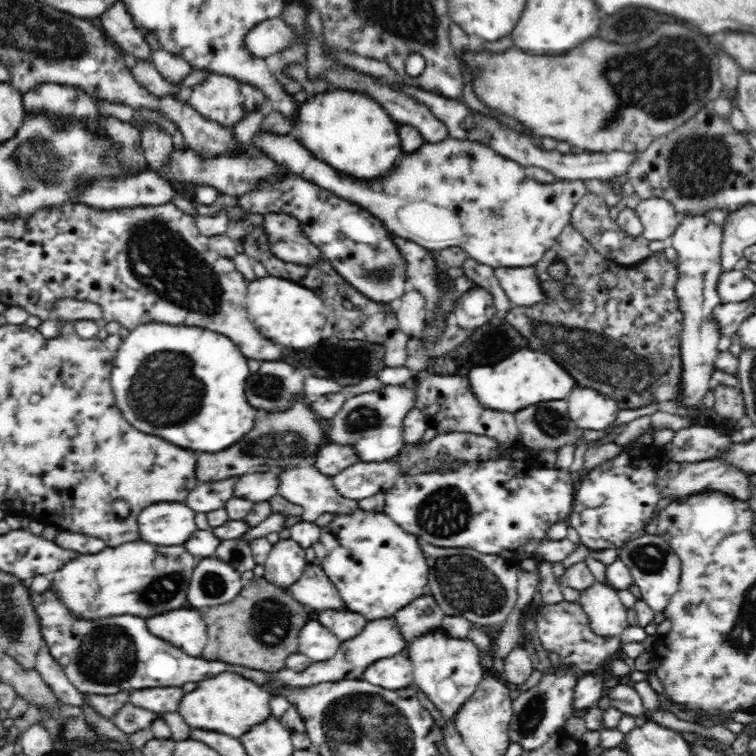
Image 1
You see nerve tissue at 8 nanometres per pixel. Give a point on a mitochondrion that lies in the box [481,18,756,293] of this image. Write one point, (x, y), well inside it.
(651, 80)

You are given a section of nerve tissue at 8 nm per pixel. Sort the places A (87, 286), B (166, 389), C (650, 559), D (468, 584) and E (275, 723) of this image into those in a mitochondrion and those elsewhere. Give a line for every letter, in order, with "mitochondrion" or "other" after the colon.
A: other
B: mitochondrion
C: mitochondrion
D: mitochondrion
E: other

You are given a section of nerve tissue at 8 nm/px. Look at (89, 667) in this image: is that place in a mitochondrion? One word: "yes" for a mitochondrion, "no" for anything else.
yes

